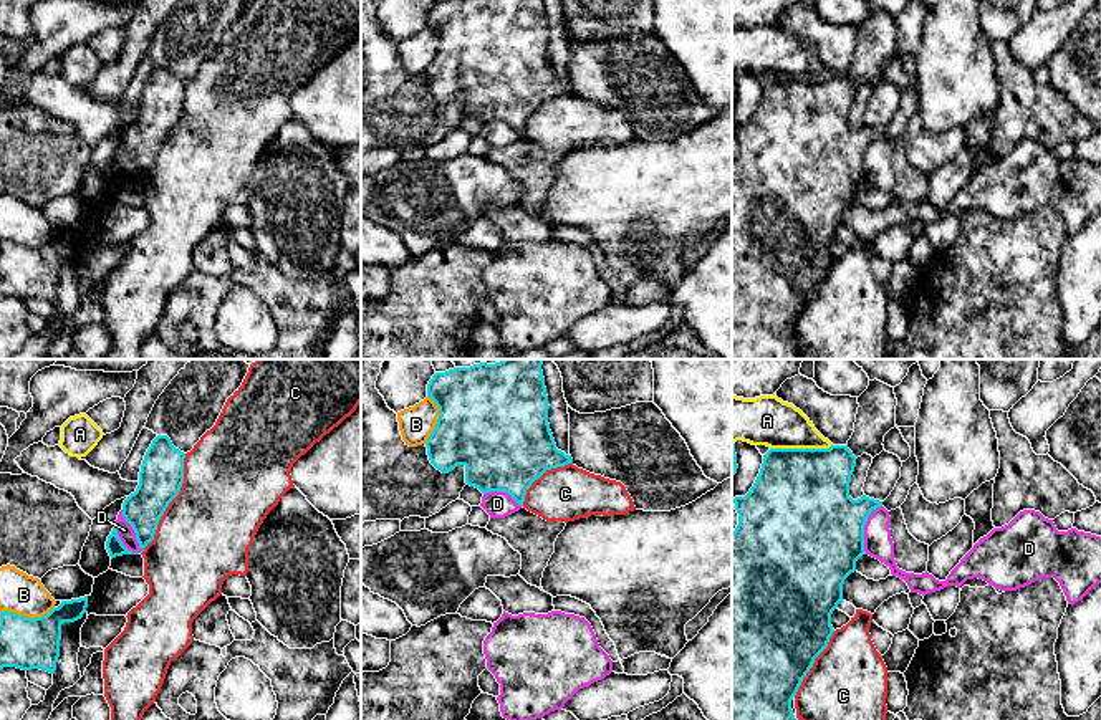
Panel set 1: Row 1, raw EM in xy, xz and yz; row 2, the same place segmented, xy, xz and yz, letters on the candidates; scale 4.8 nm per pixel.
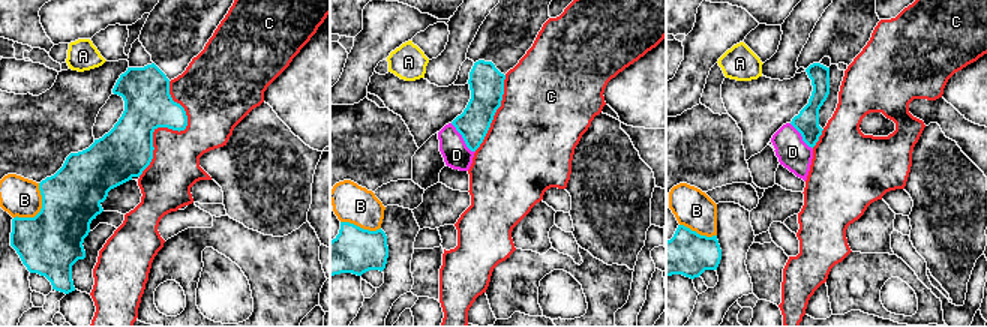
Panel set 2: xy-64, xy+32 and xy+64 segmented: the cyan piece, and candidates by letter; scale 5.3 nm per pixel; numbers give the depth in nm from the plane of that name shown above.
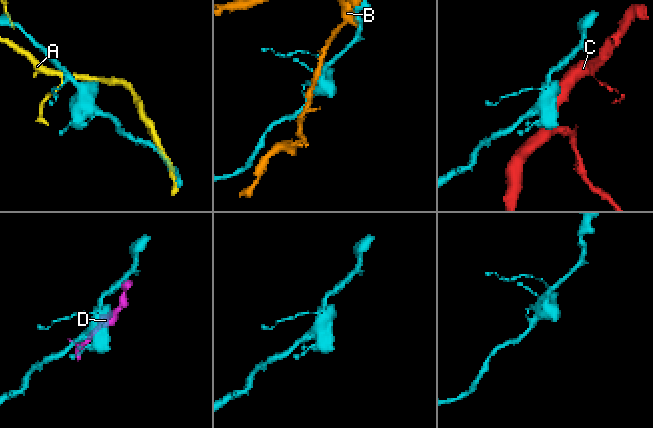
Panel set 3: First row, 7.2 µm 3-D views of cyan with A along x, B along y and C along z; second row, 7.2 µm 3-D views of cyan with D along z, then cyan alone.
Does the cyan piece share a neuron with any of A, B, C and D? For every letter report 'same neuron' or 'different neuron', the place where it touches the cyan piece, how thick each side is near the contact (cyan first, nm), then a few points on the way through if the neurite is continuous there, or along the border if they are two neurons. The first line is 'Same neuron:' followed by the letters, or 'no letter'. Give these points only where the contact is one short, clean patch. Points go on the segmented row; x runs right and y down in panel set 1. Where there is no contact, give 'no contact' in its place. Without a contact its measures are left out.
Same neuron: no letter
A: different neuron; meets cyan in yz at (800, 449); 480 nm thick on the cyan side, 240 nm on the other
B: different neuron; meets cyan in xy at (27, 618); 240 nm thick on the cyan side, 200 nm on the other
C: different neuron; meets cyan in xy at (169, 502); 220 nm thick on the cyan side, 460 nm on the other
D: different neuron; meets cyan in xy at (134, 532); 190 nm thick on the cyan side, 80 nm on the other; border along xy (121, 510), (134, 533), (138, 553)

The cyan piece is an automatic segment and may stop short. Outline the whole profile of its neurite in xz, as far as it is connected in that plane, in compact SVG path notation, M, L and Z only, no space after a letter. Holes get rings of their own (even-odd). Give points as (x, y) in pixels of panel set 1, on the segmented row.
M502 359L495 364L474 364L470 367L454 367L435 372L427 384L427 397L439 407L435 429L429 435L425 447L430 463L442 473L449 473L457 465L465 467L465 483L482 493L505 492L523 506L526 490L546 470L573 463L571 455L556 449L548 424L548 396L541 364L545 359Z

